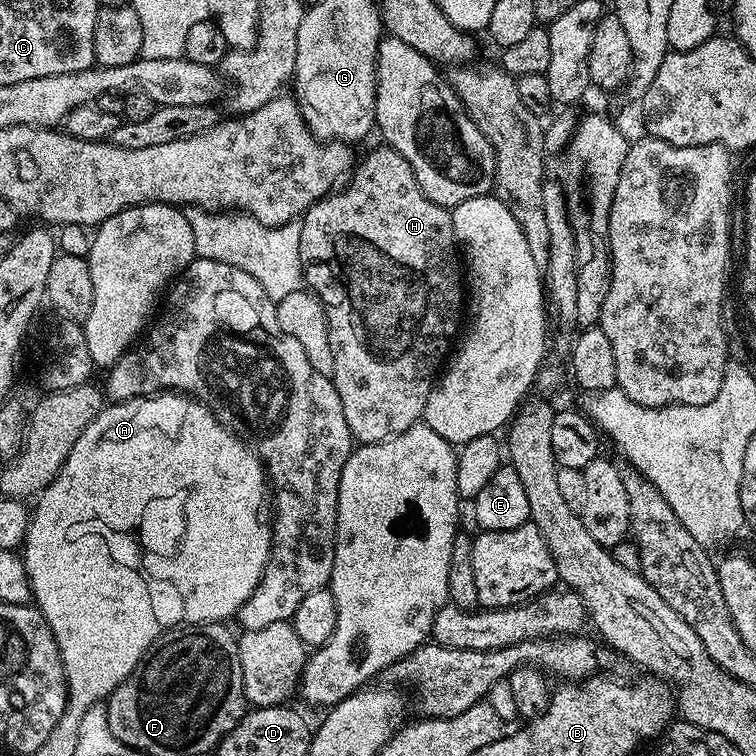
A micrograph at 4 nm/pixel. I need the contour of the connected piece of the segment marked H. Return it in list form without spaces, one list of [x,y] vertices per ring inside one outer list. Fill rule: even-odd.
[[[387,146],[379,147],[374,149],[361,164],[359,161],[355,165],[350,179],[343,187],[325,196],[317,204],[311,204],[300,220],[300,261],[304,271],[304,282],[311,291],[315,292],[320,299],[320,305],[324,307],[330,350],[334,350],[334,374],[330,379],[338,390],[338,398],[342,402],[342,414],[346,414],[346,426],[350,426],[353,441],[360,444],[382,442],[386,438],[402,434],[402,430],[410,430],[410,426],[414,426],[423,417],[428,395],[432,393],[434,381],[449,355],[448,343],[451,342],[456,327],[458,327],[457,332],[461,327],[462,305],[466,300],[466,292],[462,287],[462,264],[458,259],[456,231],[452,225],[451,211],[426,198],[426,194],[414,178],[414,170],[410,170],[410,162],[406,162],[402,154]]]

